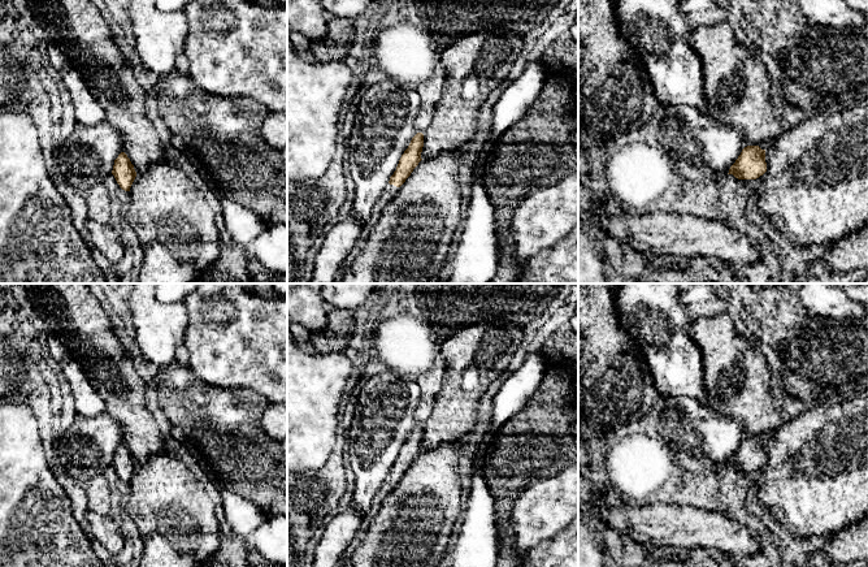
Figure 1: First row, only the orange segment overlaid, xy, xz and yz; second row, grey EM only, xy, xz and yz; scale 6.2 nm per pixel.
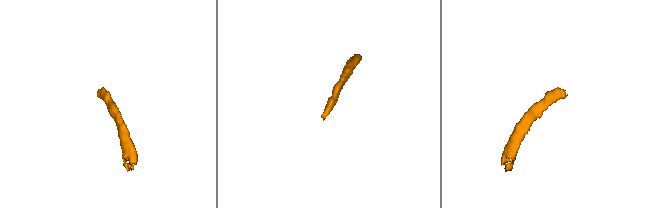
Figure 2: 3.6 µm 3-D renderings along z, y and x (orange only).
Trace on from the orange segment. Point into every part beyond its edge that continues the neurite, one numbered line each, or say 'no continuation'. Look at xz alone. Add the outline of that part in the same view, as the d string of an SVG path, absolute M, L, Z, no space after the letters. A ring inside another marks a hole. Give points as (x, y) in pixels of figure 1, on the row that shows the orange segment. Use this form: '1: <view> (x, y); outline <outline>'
1: xz (391, 190); outline M390 183L387 185L385 192L382 194L382 196L377 202L377 204L373 207L373 211L372 211L372 215L370 215L368 222L363 228L363 237L369 235L369 233L372 231L376 221L379 218L383 207L386 204L389 204L395 198L399 189L400 187L396 187L394 185L390 185Z

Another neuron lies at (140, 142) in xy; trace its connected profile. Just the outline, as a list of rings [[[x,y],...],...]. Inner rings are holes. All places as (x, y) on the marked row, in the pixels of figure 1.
[[[92,3],[30,4],[51,44],[58,47],[83,77],[94,98],[123,139],[123,152],[136,173],[165,160],[165,148],[146,116],[147,95],[121,53],[108,21]]]

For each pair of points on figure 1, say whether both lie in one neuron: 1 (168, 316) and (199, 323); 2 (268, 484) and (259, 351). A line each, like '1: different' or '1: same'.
1: different
2: different

